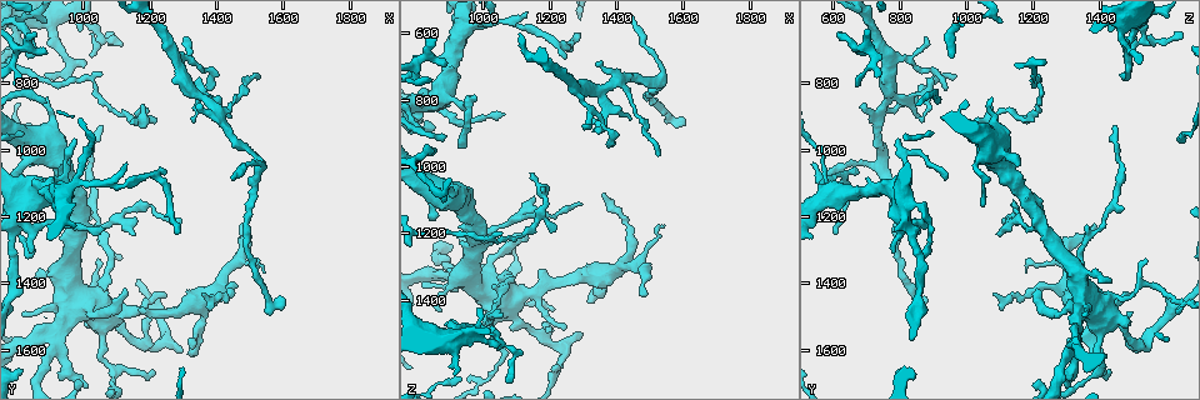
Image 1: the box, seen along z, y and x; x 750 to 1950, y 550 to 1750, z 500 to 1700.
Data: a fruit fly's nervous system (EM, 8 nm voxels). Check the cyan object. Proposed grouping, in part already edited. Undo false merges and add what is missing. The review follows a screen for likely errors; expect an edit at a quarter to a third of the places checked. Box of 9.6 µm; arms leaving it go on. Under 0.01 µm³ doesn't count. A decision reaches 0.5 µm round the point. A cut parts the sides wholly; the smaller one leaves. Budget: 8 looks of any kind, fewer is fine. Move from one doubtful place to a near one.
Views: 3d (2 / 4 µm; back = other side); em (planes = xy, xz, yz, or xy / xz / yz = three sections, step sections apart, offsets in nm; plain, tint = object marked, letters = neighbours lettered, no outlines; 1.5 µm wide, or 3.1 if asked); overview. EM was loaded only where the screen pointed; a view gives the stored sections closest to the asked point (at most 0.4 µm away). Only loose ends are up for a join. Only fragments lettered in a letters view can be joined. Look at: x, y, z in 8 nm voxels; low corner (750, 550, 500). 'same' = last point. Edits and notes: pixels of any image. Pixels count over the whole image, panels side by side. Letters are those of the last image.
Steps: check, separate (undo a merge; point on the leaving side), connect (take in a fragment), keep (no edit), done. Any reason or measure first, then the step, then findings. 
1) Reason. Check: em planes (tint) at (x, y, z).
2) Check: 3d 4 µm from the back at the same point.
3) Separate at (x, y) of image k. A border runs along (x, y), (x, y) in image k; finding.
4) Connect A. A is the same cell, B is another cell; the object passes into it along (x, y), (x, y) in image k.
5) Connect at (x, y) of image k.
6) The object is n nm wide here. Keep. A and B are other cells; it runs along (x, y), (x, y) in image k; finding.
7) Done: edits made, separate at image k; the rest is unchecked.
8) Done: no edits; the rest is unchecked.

Branch stops here. Check: 3d 2 µm from the back at (1290, 1250, 610).

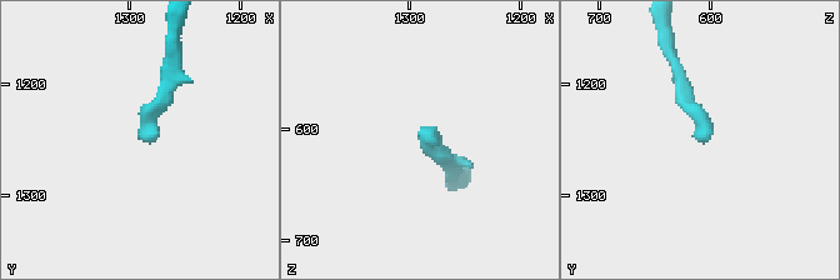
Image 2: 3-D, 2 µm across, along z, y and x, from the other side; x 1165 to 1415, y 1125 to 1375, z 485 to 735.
Check: em planes (plain) at (1288, 1250, 612).

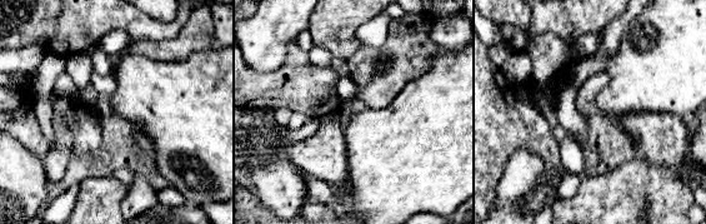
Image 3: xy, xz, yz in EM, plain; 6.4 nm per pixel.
What lies round it. Check: em planes (letters) at the same point.

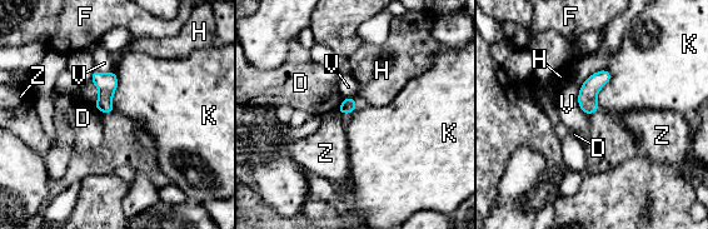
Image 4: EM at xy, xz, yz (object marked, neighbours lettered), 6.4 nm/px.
Keep. D, F, H, K, V and Z are other cells; a border runs along (608, 69), (599, 108) in image 4; none of them fits.

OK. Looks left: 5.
Thin end. Check: 3d 2 µm at (1360, 860, 690).

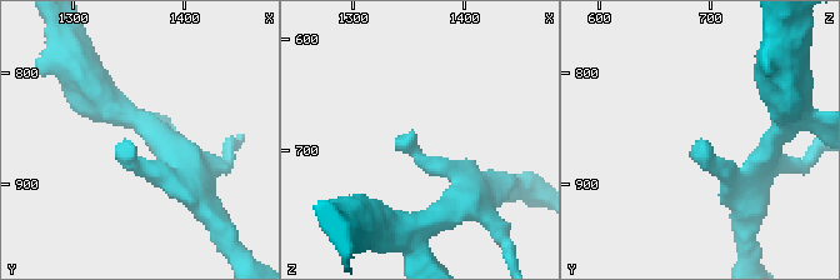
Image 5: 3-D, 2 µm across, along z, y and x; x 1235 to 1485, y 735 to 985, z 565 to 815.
Now the EM. Check: em planes (plain) at (1352, 862, 684).

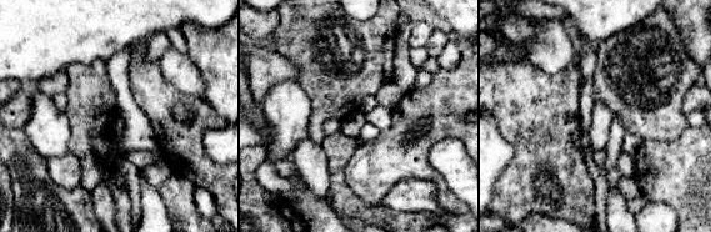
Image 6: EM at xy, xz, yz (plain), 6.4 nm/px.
Check: em planes (letters) at the same point.

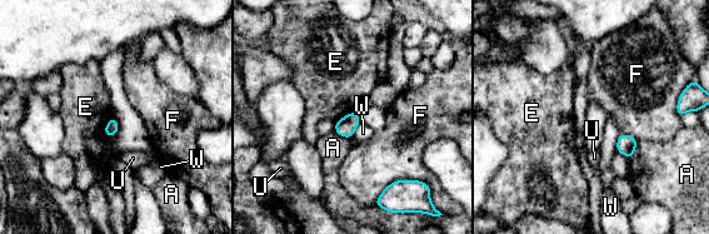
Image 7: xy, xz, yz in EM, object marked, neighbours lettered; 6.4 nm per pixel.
Keep. A, E, F, U and W are other cells; a border runs along (111, 115), (104, 129), (105, 137) in image 7; no lettered fragment goes on from it.

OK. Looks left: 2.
Done: no edits; the rest is unchecked.

